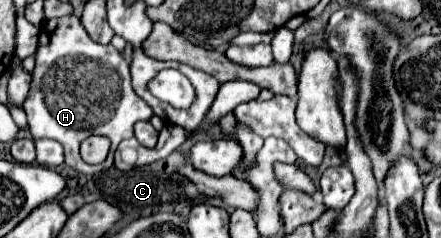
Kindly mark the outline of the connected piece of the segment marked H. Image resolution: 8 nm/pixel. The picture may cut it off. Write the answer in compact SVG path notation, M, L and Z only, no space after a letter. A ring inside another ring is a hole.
M63 16L45 20L39 32L39 46L35 52L35 70L29 96L23 104L29 132L37 138L57 140L65 148L65 164L83 174L97 174L113 164L117 144L133 136L133 124L149 120L153 110L131 88L129 64L111 44L97 44L89 38L77 16ZM91 136L105 136L111 142L105 162L91 166L79 156L79 144Z

